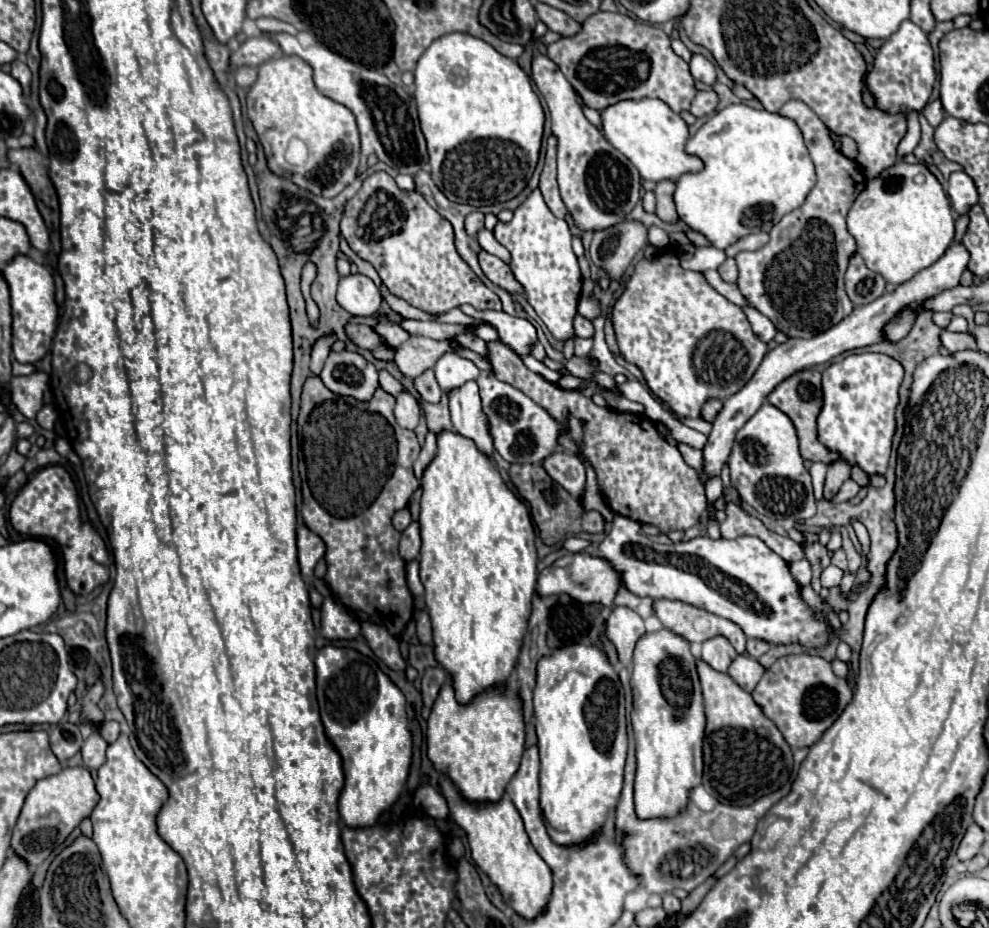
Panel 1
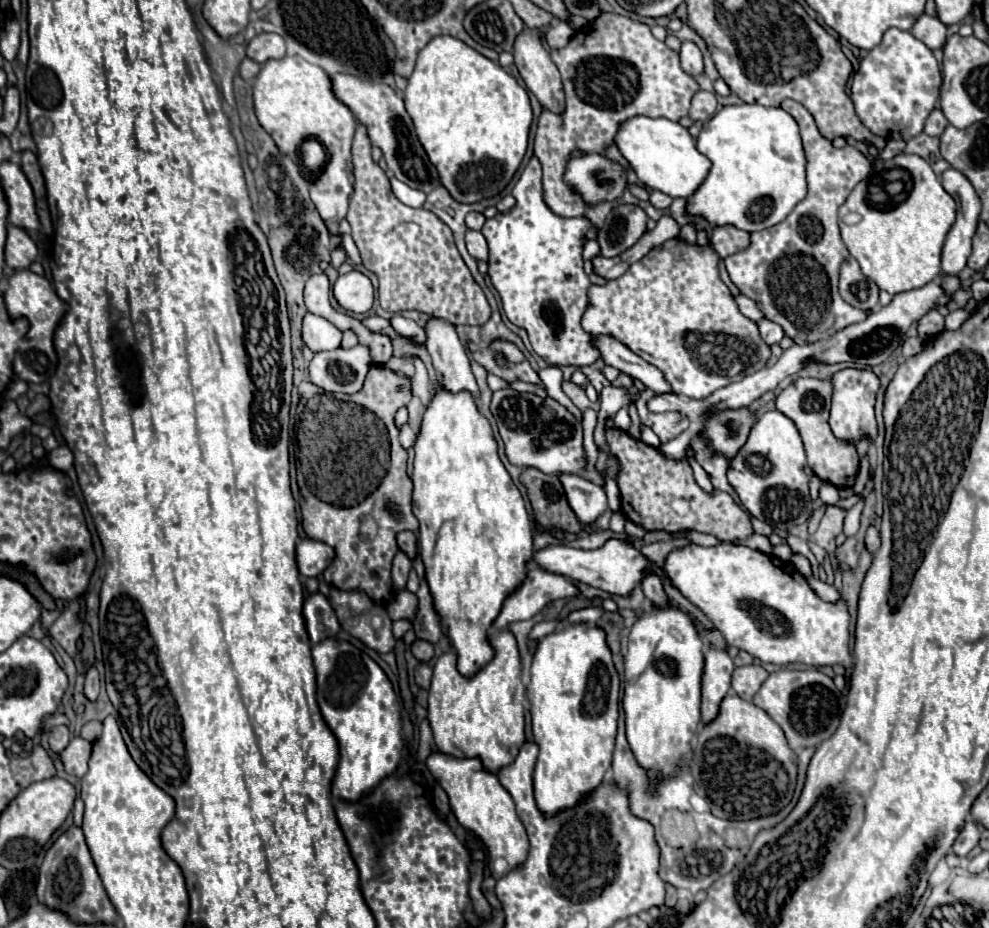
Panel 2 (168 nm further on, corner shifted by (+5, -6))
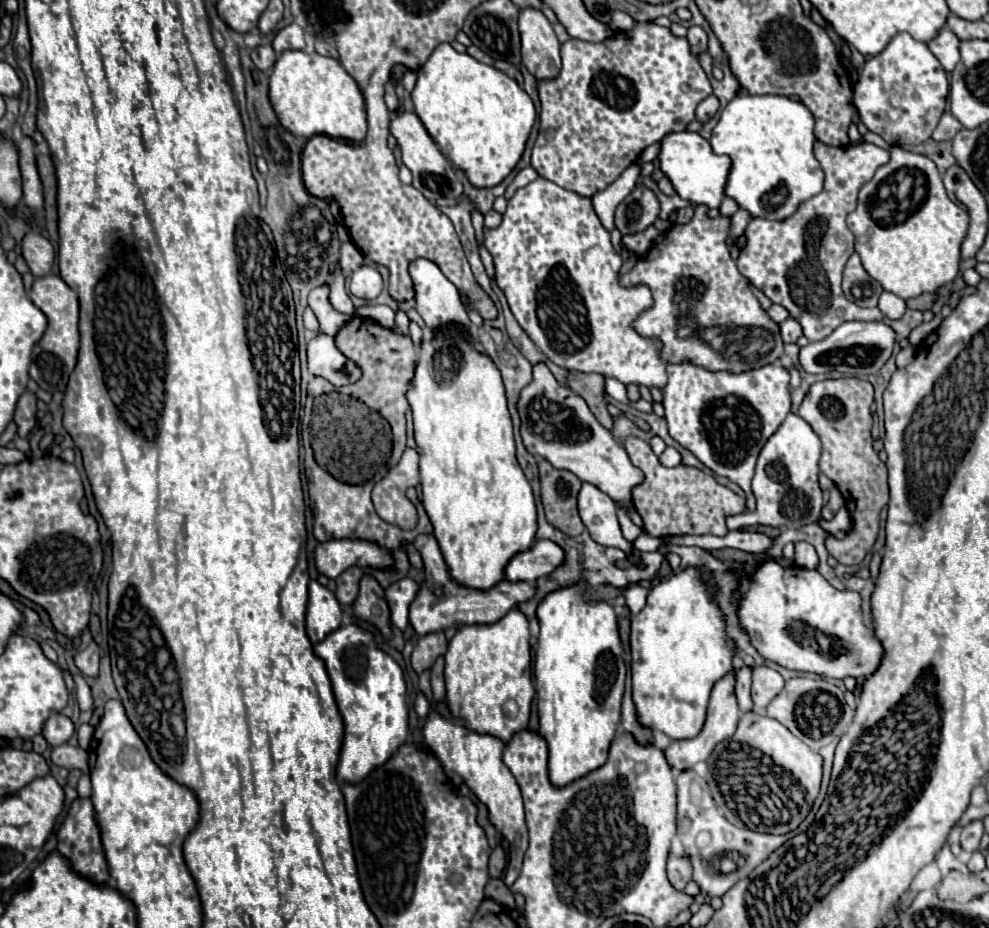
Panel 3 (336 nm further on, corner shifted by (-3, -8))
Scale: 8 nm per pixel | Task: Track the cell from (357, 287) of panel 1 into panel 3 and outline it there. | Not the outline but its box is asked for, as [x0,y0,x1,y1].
[351,266,383,300]

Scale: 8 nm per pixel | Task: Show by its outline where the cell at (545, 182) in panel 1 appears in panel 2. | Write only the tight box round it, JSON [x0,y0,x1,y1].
[535,14,699,216]

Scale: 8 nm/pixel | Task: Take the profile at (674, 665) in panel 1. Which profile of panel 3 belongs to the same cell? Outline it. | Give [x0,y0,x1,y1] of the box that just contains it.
[631,568,733,740]

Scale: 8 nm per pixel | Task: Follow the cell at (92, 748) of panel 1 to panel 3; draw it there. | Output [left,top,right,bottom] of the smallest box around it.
[51,744,89,774]

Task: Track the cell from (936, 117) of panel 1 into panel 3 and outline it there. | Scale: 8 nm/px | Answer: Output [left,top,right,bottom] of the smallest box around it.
[933,112,963,142]

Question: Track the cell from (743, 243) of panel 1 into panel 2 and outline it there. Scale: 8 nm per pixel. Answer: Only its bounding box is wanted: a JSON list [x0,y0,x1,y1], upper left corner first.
[711,224,749,258]

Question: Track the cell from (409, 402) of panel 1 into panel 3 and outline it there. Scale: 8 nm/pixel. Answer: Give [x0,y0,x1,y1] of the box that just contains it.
[373,448,419,530]

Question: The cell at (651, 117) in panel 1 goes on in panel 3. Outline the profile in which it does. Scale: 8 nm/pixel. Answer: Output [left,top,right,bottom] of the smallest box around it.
[659,132,729,208]

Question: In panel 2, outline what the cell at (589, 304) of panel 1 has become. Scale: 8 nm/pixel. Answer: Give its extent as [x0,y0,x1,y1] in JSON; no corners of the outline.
[583,238,771,398]

